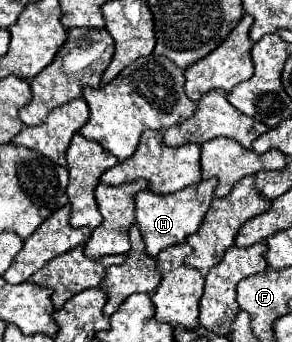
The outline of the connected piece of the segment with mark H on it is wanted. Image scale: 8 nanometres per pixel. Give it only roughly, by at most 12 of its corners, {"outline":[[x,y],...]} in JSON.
{"outline":[[217,179],[135,195],[147,255],[199,231]]}

